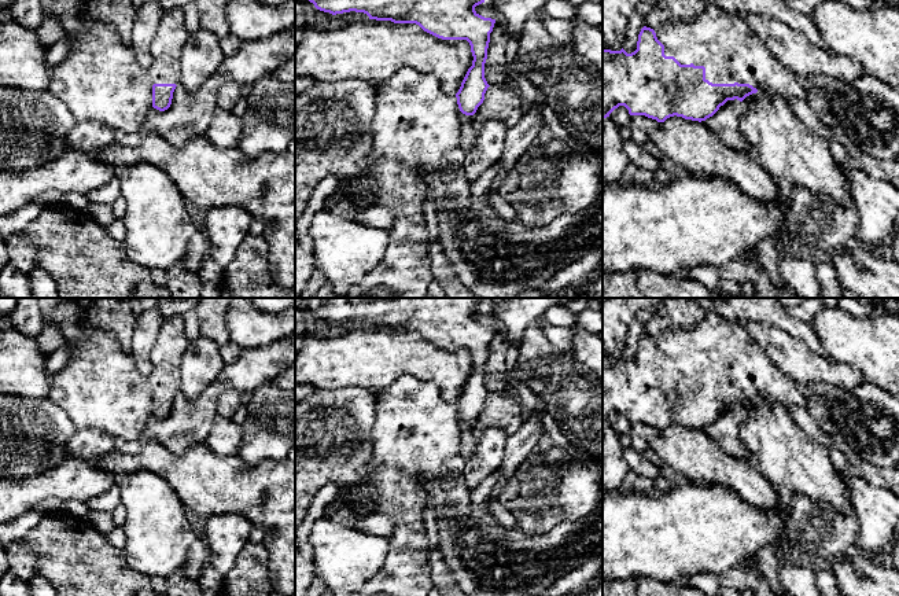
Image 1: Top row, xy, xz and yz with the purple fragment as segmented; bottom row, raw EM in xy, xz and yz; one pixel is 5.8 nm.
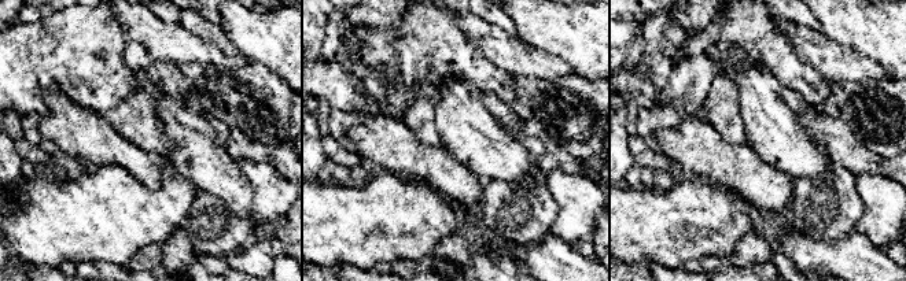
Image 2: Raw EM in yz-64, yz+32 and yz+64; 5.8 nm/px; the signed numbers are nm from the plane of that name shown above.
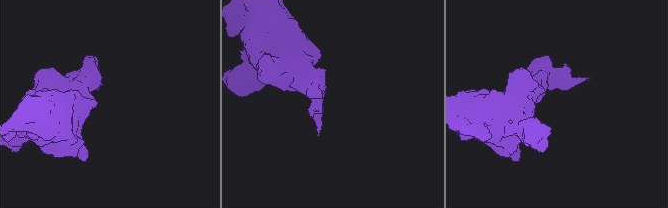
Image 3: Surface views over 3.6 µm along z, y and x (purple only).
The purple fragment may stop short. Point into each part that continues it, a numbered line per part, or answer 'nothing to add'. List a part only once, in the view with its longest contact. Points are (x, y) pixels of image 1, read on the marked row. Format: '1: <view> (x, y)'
1: yz (721, 40)

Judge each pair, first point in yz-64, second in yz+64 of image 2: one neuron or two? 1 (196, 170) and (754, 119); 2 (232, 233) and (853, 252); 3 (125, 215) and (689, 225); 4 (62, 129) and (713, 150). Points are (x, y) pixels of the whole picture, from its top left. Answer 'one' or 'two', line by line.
1: one
2: two
3: one
4: one

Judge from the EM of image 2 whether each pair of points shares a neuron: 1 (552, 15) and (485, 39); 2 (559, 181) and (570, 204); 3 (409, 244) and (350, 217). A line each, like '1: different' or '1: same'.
1: different
2: same
3: same

